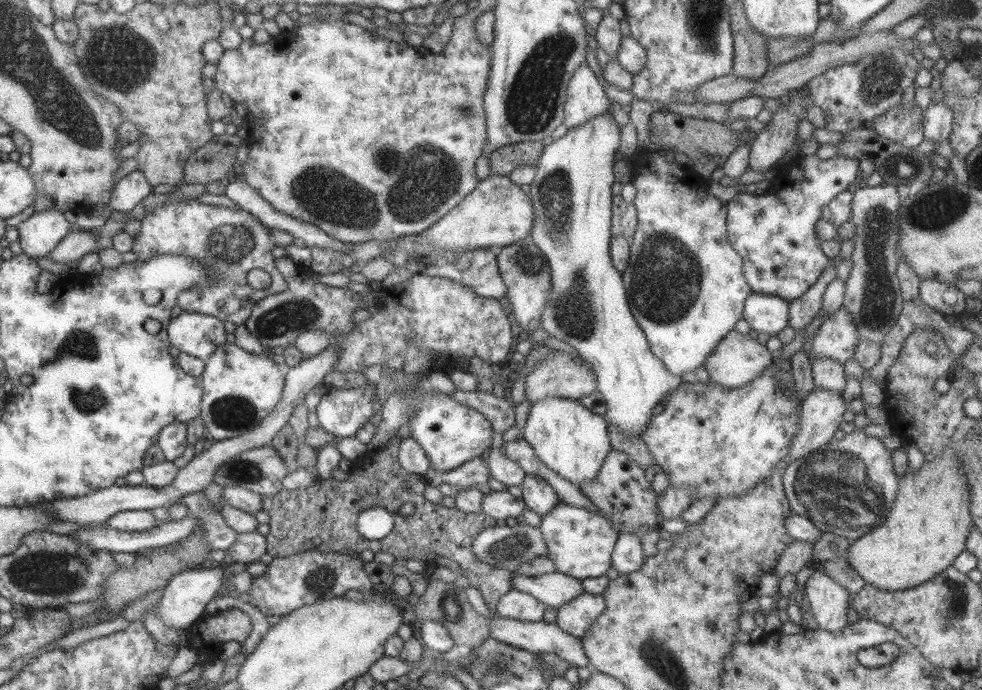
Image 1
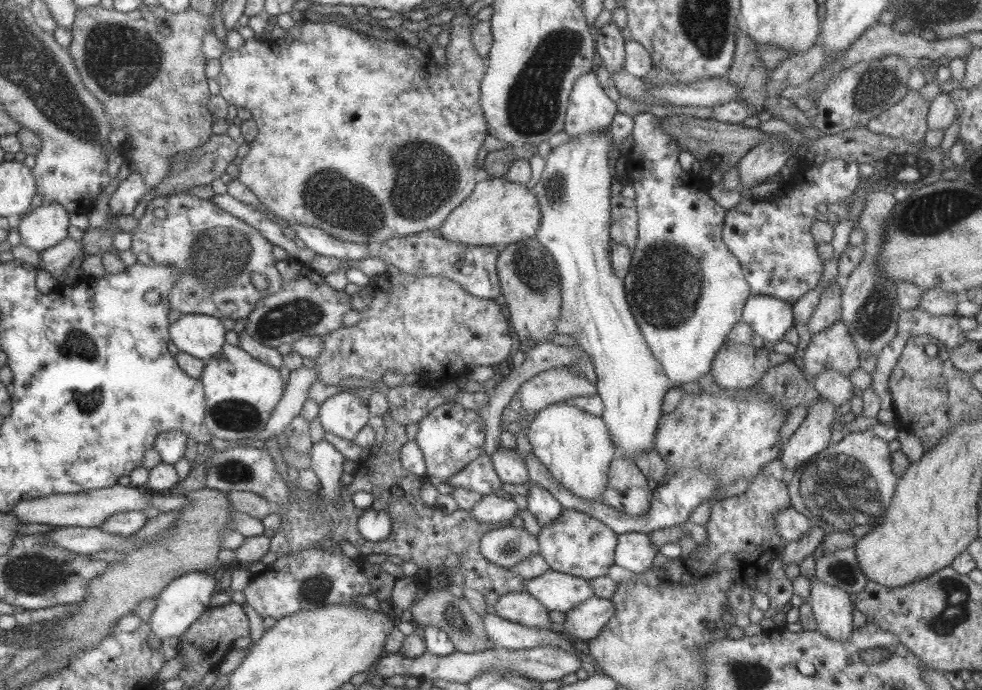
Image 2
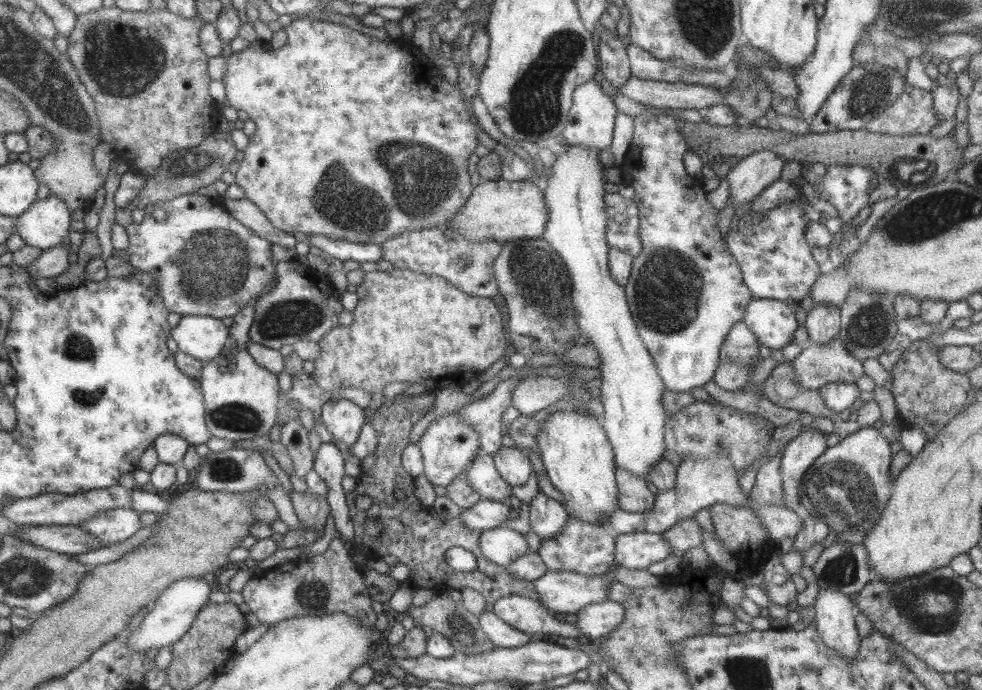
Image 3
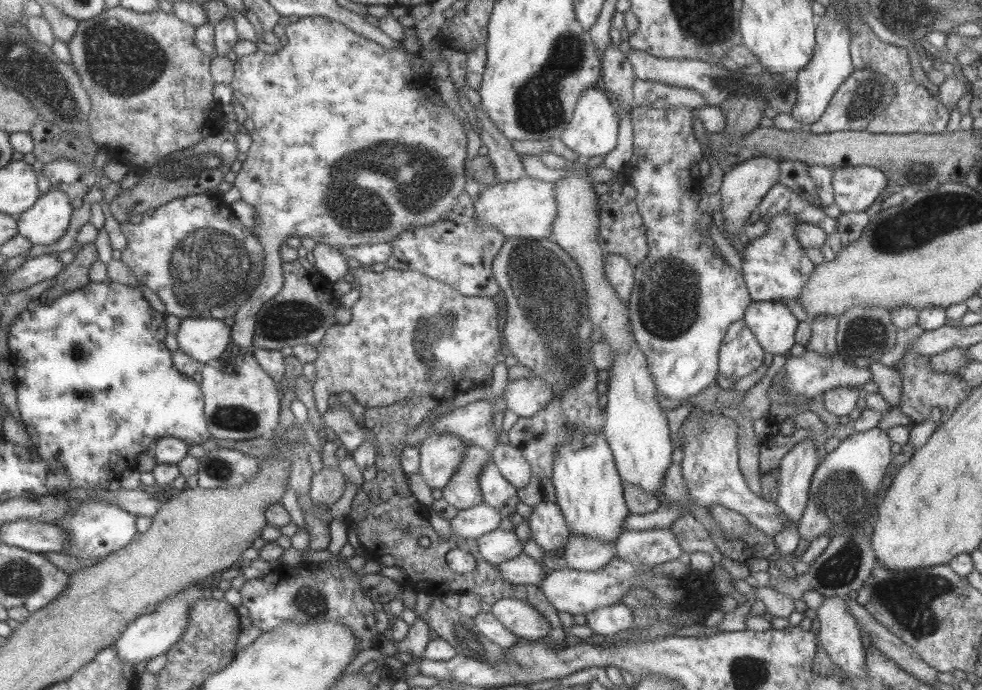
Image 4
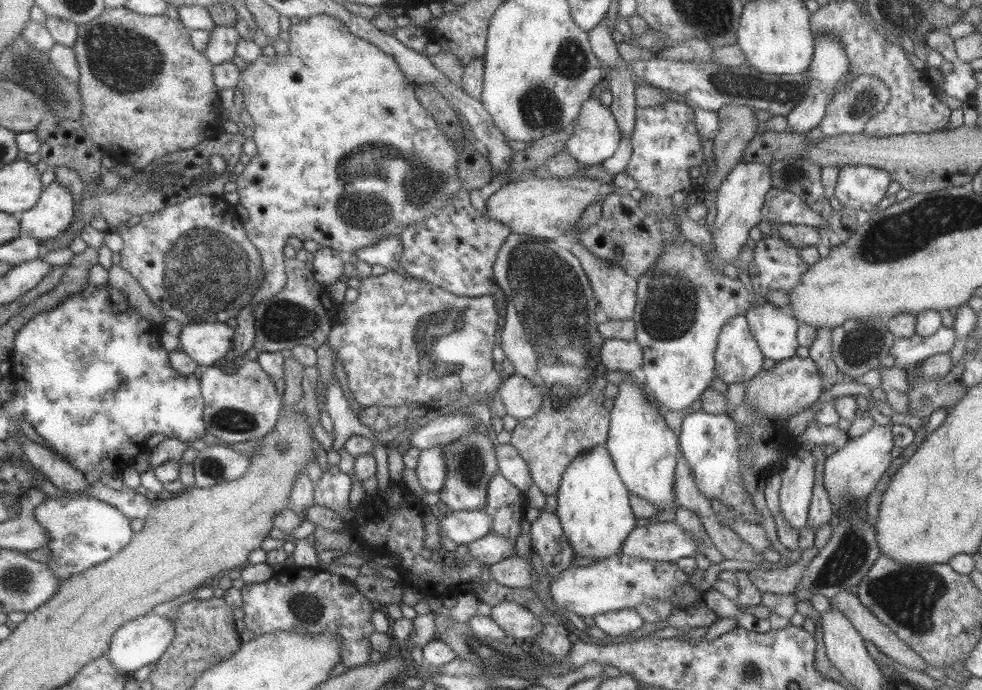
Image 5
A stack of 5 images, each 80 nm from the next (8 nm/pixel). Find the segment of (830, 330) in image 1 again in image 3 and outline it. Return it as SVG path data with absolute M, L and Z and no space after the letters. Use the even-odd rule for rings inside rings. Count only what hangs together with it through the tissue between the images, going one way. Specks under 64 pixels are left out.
M839 336L827 344L808 344L790 361L799 384L807 389L818 388L829 381L853 381L864 374L862 362L843 346Z

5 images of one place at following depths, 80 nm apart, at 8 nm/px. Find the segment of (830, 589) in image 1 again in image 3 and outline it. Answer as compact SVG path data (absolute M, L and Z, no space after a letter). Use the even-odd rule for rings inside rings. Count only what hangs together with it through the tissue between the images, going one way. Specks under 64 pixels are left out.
M819 590L816 595L812 606L814 629L828 649L850 661L860 639L854 624L855 605L848 595L837 591Z

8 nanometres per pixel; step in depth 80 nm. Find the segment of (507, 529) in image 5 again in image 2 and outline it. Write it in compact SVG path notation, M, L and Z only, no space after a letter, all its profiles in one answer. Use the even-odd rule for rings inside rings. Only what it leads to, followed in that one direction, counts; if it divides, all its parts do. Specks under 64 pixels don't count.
M481 453L469 464L444 480L451 487L459 486L478 492L481 496L501 491L500 480L493 470L490 455Z

